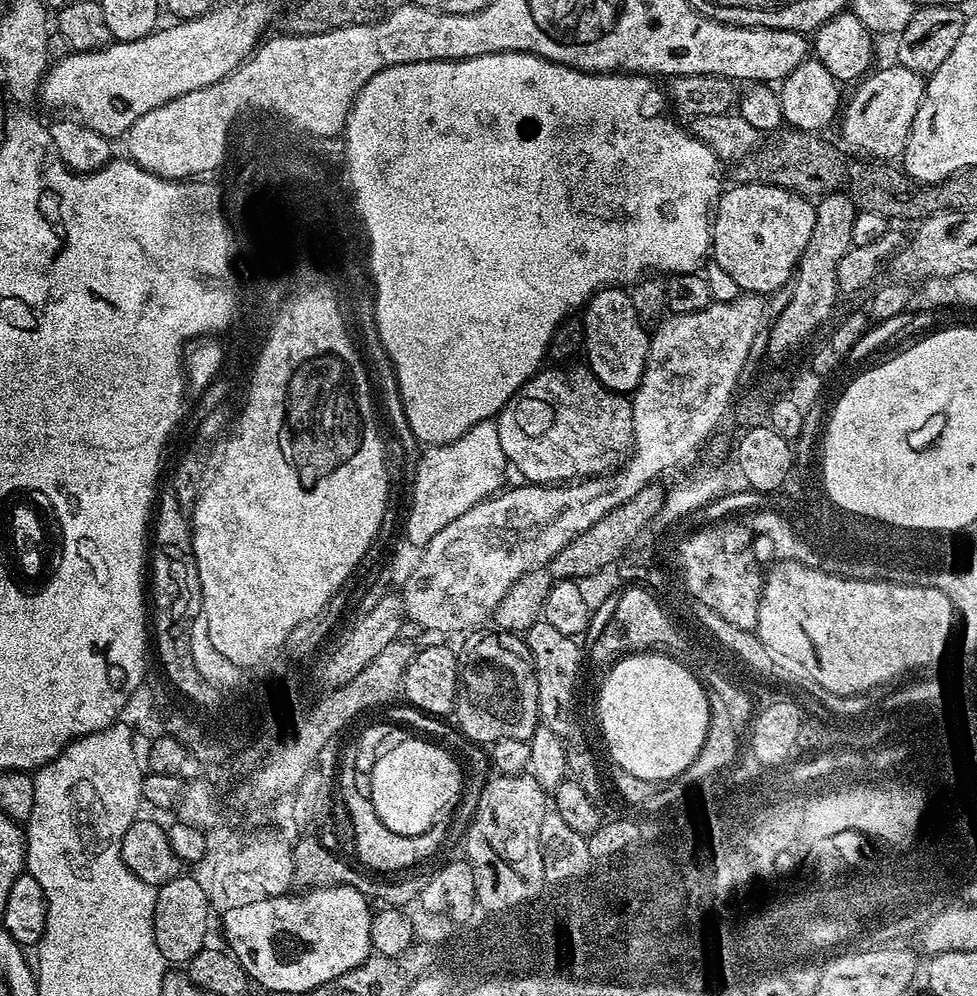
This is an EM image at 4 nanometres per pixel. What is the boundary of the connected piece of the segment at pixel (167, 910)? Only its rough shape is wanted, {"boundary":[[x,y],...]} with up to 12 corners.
{"boundary":[[181,874],[156,888],[154,942],[172,966],[208,943],[208,890]]}

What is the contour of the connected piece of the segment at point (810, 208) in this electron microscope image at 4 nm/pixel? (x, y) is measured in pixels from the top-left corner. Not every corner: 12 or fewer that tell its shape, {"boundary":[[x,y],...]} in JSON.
{"boundary":[[769,184],[721,191],[711,259],[744,294],[793,279],[816,209]]}

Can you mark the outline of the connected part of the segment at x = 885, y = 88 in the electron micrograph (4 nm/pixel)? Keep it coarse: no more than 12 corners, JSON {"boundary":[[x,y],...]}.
{"boundary":[[898,63],[855,85],[839,143],[888,162],[908,141],[925,77]]}

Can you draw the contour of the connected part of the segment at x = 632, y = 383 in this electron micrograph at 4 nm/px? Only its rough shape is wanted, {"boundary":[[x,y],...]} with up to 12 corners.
{"boundary":[[623,287],[582,309],[587,367],[635,393],[649,333]]}

